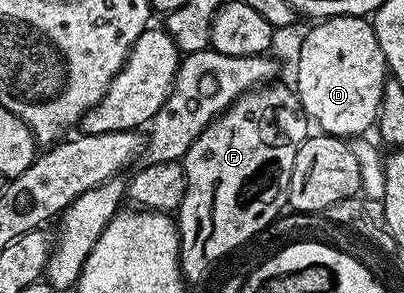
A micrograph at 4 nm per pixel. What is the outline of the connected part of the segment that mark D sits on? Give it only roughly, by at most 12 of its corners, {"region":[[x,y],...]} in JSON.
{"region":[[365,17],[301,41],[295,92],[322,134],[374,128],[387,80]]}

